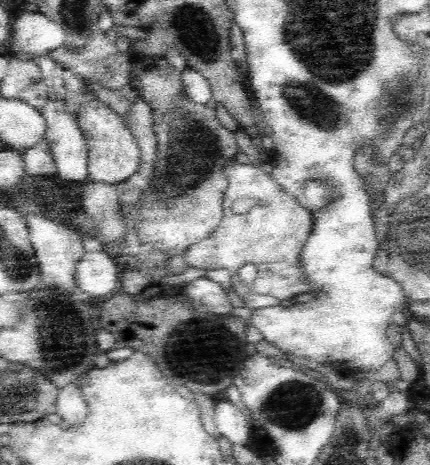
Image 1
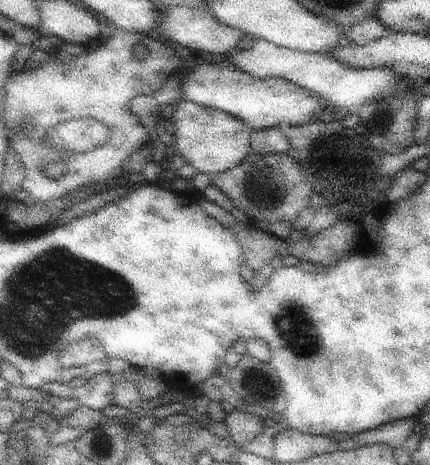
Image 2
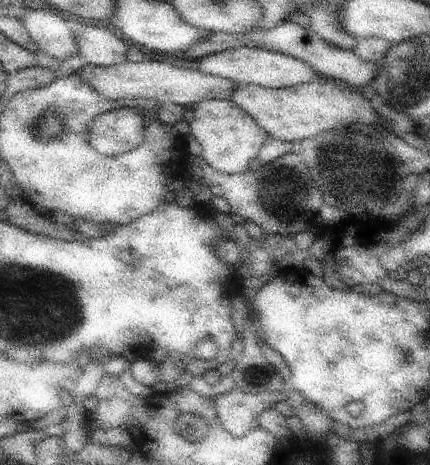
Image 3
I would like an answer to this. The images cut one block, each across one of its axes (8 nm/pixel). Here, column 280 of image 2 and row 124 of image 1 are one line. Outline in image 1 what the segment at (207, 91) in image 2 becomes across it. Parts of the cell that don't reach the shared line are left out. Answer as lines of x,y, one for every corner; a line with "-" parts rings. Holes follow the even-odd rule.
88,92
84,96
86,98
80,100
76,116
78,116
78,126
80,126
82,134
86,136
86,144
88,144
90,180
92,182
98,180
98,182
108,182
108,184
122,184
132,174
136,174
136,170
140,166
140,146
138,146
138,140
132,134
132,130
126,124
126,120
120,118
104,102
100,102
94,92

